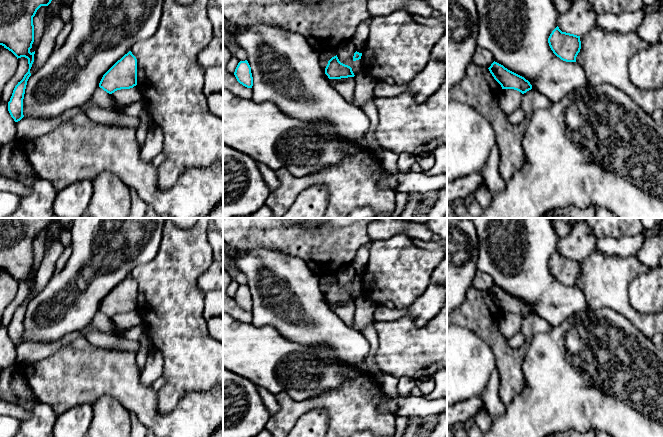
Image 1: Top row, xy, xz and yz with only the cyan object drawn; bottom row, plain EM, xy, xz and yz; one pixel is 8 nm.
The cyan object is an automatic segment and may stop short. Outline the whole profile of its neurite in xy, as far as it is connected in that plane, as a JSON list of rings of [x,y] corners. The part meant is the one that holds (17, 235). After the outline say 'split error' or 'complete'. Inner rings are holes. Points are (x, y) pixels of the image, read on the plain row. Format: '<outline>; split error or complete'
[[[0,218],[0,269],[16,281],[28,283],[29,293],[15,310],[8,335],[15,346],[23,339],[23,323],[30,293],[34,286],[34,276],[30,276],[34,266],[33,241],[41,230],[48,230],[53,218]]]; complete

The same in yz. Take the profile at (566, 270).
[[[557,250],[548,262],[553,277],[566,286],[576,286],[581,273],[580,260],[562,256]]]; complete

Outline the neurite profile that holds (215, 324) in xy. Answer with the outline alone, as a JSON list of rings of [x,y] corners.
[[[223,316],[212,317],[207,320],[209,335],[223,343]]]

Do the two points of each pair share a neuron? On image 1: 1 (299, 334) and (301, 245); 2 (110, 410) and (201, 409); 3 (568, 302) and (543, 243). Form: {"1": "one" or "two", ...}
{"1": "two", "2": "two", "3": "one"}

